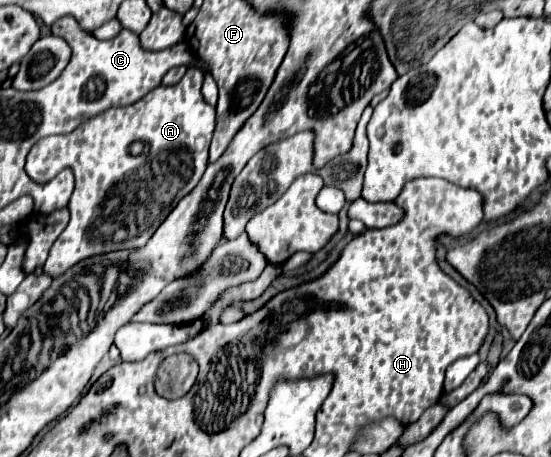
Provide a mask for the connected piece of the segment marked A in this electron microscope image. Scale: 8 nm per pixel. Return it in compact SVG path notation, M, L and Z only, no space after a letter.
M188 68L184 78L174 86L158 86L132 106L110 108L104 114L90 118L70 134L42 138L32 146L26 172L38 183L46 183L61 170L72 168L76 186L70 198L70 222L66 230L56 238L50 256L44 264L44 272L50 278L62 276L78 262L122 248L142 248L174 206L198 184L208 166L208 146L214 132L216 108L210 106L200 88L204 74L198 68Z

